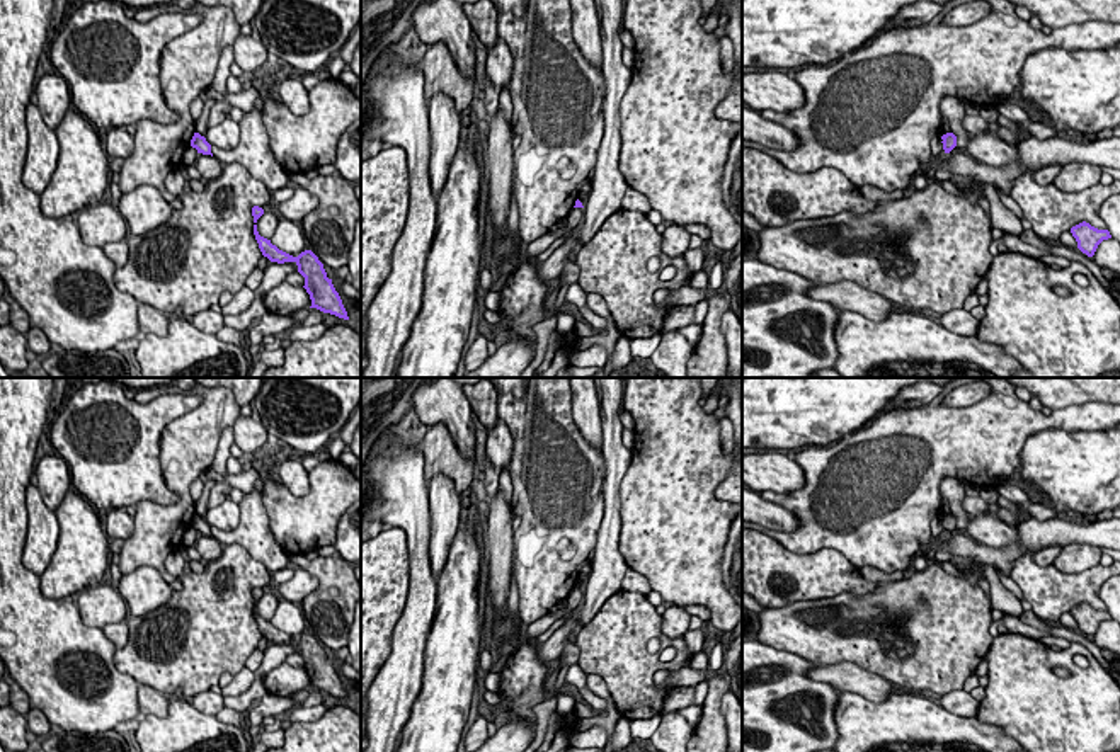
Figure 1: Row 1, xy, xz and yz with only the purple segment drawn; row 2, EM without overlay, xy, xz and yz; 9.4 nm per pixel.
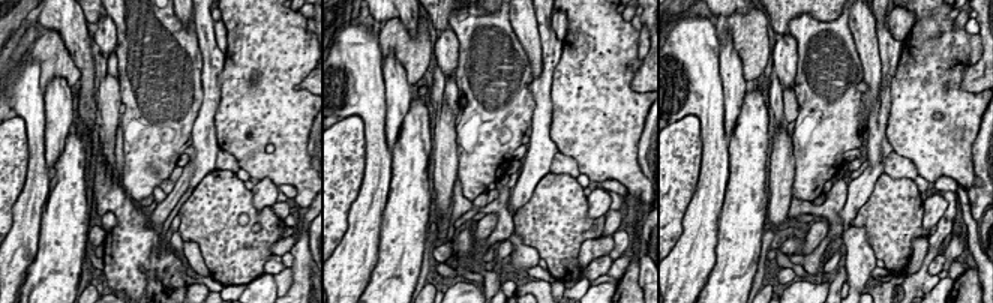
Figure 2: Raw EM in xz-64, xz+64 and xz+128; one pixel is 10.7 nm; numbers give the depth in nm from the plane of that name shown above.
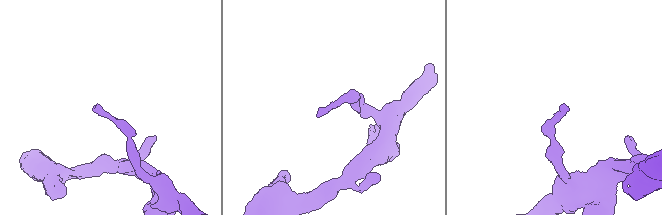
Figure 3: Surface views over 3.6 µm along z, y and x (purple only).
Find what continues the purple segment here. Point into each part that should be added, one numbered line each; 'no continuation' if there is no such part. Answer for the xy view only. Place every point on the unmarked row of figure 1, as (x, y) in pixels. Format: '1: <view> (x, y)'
no continuation

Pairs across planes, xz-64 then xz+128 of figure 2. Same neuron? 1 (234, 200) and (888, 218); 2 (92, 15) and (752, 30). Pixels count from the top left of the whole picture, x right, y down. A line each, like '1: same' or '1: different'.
1: same
2: different

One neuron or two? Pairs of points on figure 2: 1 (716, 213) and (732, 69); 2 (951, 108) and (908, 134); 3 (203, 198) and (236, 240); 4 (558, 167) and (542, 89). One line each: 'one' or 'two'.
1: one
2: one
3: one
4: two

